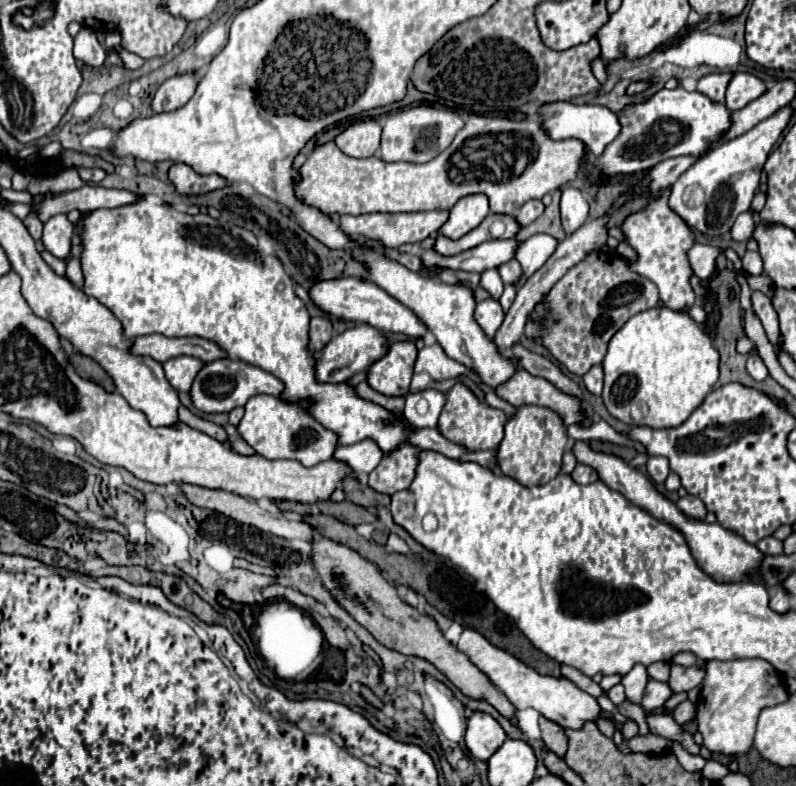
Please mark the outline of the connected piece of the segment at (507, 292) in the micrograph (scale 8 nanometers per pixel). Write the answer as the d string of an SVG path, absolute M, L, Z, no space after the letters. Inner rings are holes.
M514 283L504 285L504 293L502 293L502 297L500 297L500 305L502 305L502 309L504 309L504 311L508 311L508 309L510 309L510 305L512 305L512 301L514 301L514 297L516 297L516 285L514 285Z

